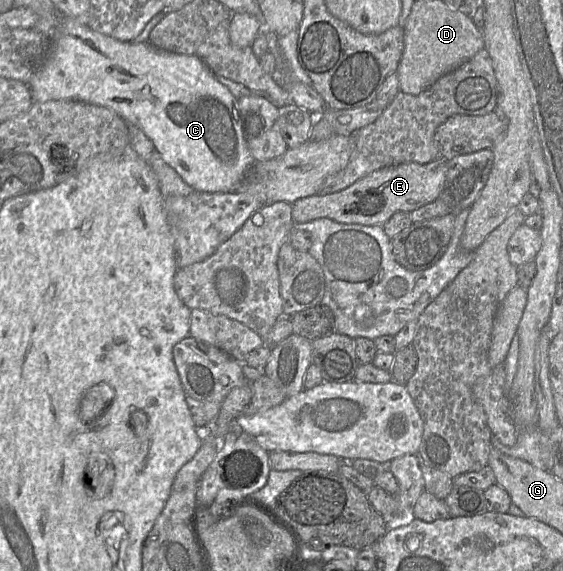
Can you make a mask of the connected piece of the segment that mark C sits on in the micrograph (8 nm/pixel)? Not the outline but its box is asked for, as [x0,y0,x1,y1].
[27,16,254,191]

